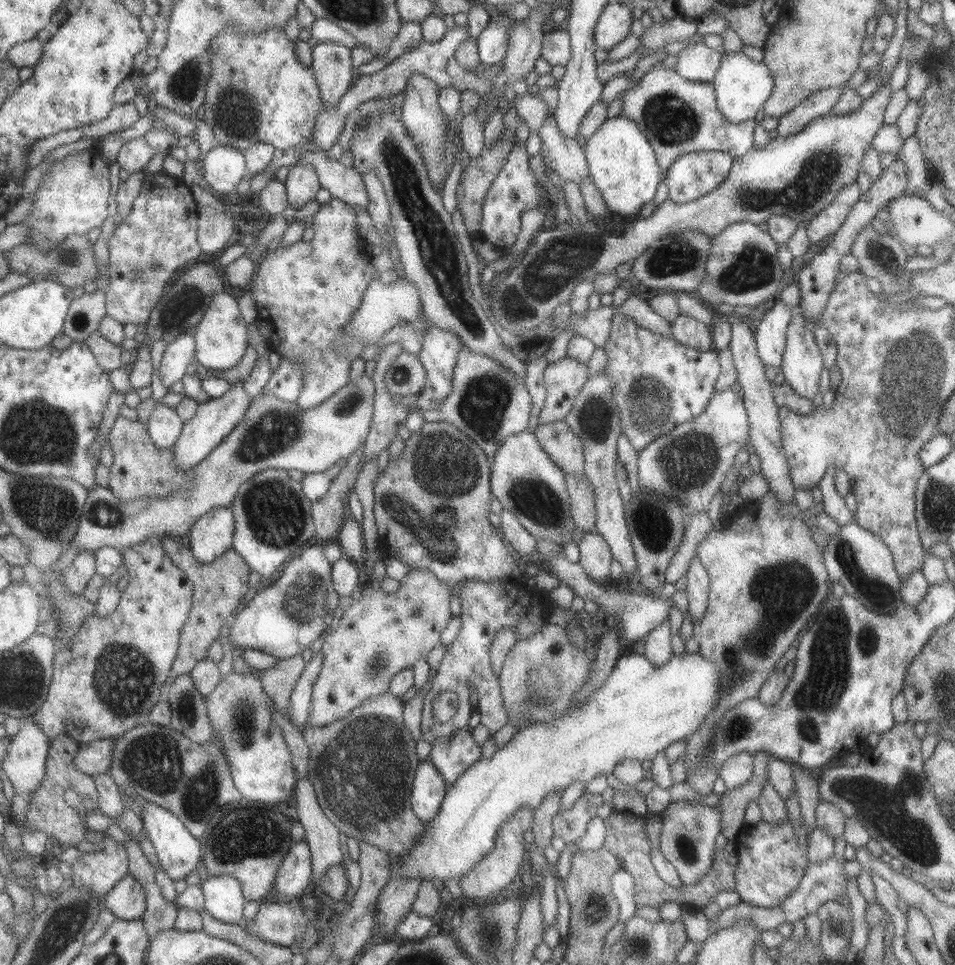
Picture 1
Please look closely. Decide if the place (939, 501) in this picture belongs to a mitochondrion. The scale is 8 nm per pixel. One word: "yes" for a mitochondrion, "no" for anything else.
yes

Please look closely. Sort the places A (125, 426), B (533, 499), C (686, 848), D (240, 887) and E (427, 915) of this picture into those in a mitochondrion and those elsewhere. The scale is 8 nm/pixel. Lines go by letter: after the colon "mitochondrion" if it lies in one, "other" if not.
A: other
B: mitochondrion
C: mitochondrion
D: other
E: other

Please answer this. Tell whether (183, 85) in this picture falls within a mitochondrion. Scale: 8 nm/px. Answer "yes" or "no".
yes

